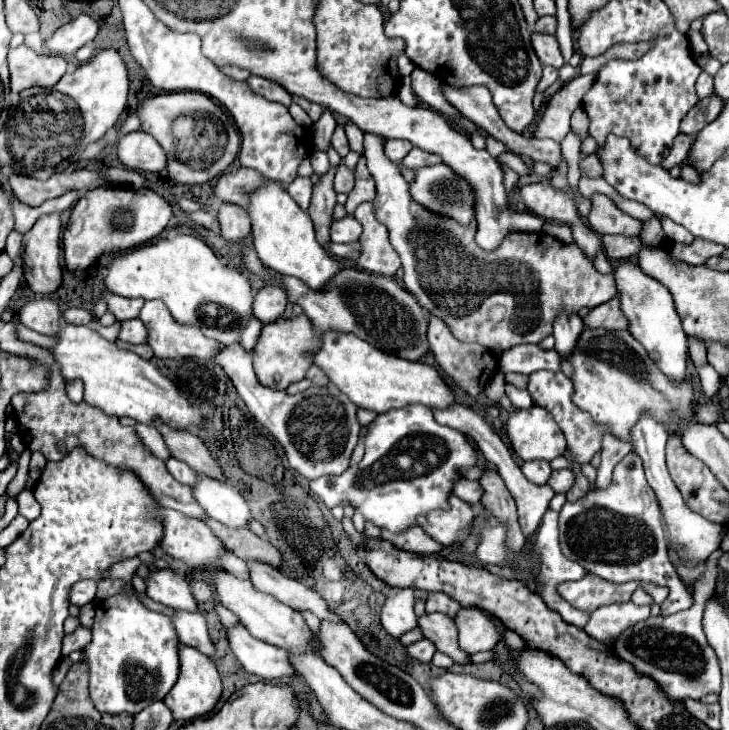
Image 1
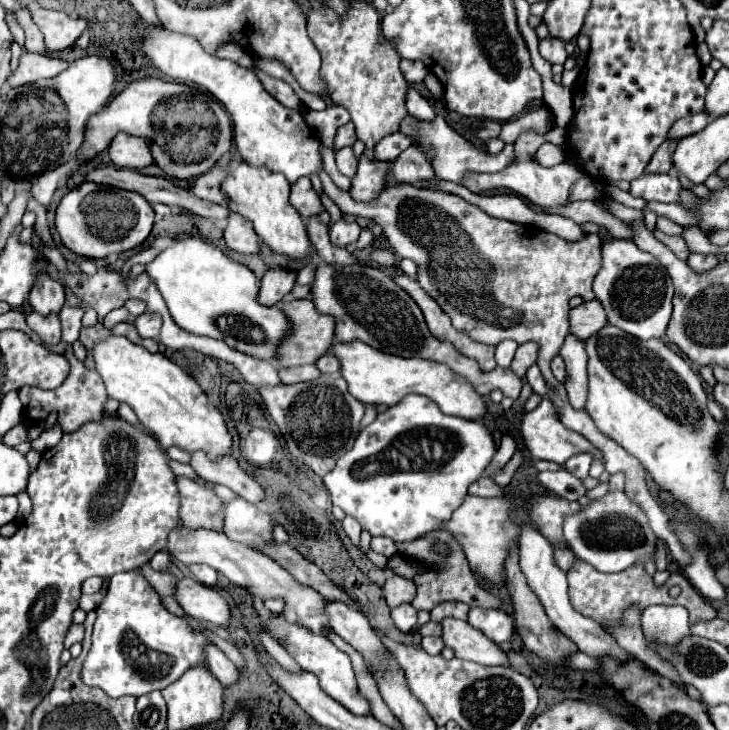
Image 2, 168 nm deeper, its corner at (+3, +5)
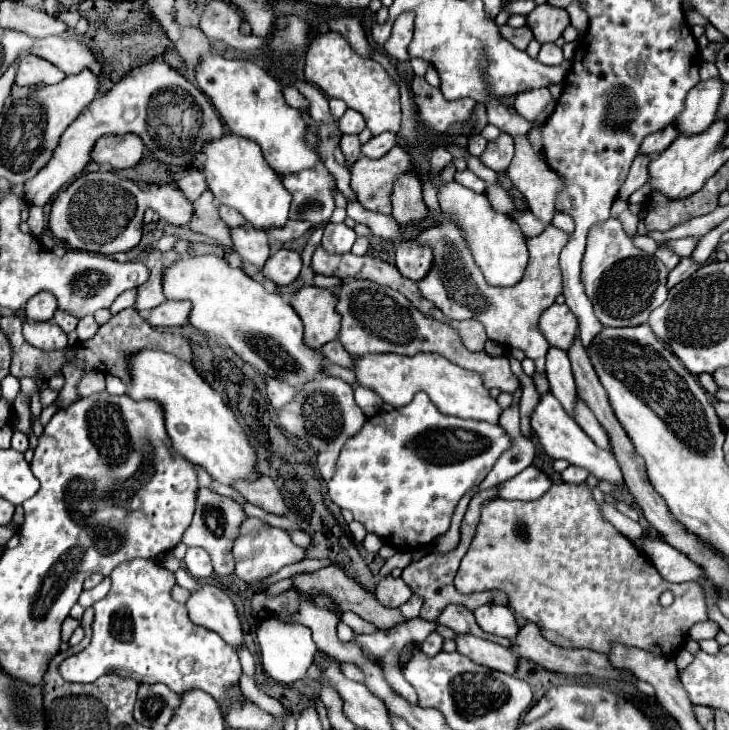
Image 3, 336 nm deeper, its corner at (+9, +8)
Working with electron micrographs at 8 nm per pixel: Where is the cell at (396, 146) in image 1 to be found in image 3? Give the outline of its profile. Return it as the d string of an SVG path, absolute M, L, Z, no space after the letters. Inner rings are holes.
M382 132L378 136L372 136L364 146L362 146L362 154L368 158L380 158L384 154L388 154L392 148L396 146L396 134L392 132Z

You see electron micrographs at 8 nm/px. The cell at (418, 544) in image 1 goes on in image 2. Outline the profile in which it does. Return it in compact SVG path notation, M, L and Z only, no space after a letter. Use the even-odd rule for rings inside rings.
M438 531L438 535L430 535L430 539L418 539L416 543L400 543L396 545L398 551L402 555L414 555L416 561L426 568L426 571L422 575L416 575L414 581L418 583L418 593L412 601L412 605L416 609L424 609L424 611L432 611L436 605L444 603L444 601L462 601L470 607L484 607L484 609L498 609L502 605L502 599L488 593L484 587L478 585L476 577L472 575L470 567L468 567L468 561L466 561L466 555L462 551L462 547L458 545L456 537L450 533L450 531ZM436 541L442 541L446 545L450 545L452 553L448 557L442 557L438 553L432 551L432 543Z

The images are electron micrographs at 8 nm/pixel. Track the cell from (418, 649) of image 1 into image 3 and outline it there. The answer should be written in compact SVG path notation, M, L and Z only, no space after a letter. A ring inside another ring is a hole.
M432 632L422 644L420 644L420 650L424 652L424 654L428 654L428 656L434 656L434 654L438 654L440 650L442 650L442 638L436 634L436 632Z

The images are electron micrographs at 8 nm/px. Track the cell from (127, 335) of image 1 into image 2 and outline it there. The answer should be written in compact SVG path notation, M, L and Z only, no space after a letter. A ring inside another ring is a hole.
M144 313L134 319L134 325L136 325L140 337L156 339L160 333L160 327L162 327L162 317L156 313Z

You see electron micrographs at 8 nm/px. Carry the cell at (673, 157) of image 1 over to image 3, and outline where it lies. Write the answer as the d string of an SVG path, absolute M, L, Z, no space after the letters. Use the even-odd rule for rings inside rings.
M648 154L636 156L636 160L634 160L630 172L628 172L628 178L620 188L620 194L618 194L620 198L628 198L634 190L638 190L642 184L646 184L650 180L650 176L648 176L650 160L652 160L652 156L648 156Z

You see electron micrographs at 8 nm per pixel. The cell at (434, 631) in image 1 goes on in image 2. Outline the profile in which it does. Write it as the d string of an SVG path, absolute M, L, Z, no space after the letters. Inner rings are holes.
M444 619L444 643L446 647L452 647L456 657L480 663L484 667L494 667L494 665L508 665L506 653L492 641L488 639L482 631L474 629L468 621L460 619Z

